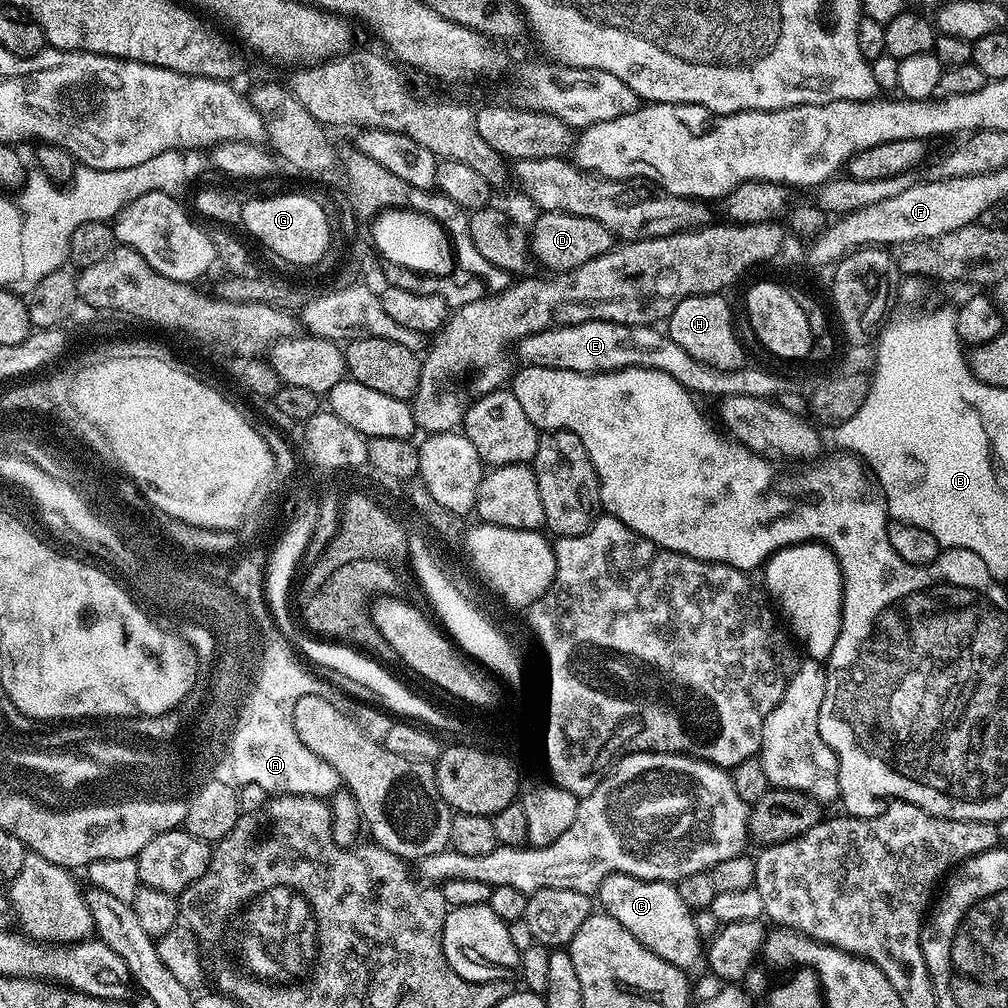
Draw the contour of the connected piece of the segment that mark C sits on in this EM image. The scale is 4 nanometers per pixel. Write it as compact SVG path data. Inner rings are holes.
M621 872L608 876L600 884L598 904L610 918L622 922L642 946L658 954L666 962L685 970L692 970L702 960L702 940L696 929L693 909L678 898L678 888L662 880L639 880ZM600 899L600 900L599 900Z

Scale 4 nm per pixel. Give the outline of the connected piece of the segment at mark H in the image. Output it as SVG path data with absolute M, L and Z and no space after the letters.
M720 294L710 296L691 296L669 314L666 331L686 354L694 354L698 362L706 362L718 370L738 370L745 367L744 348L736 337L736 328L732 325L732 308Z

